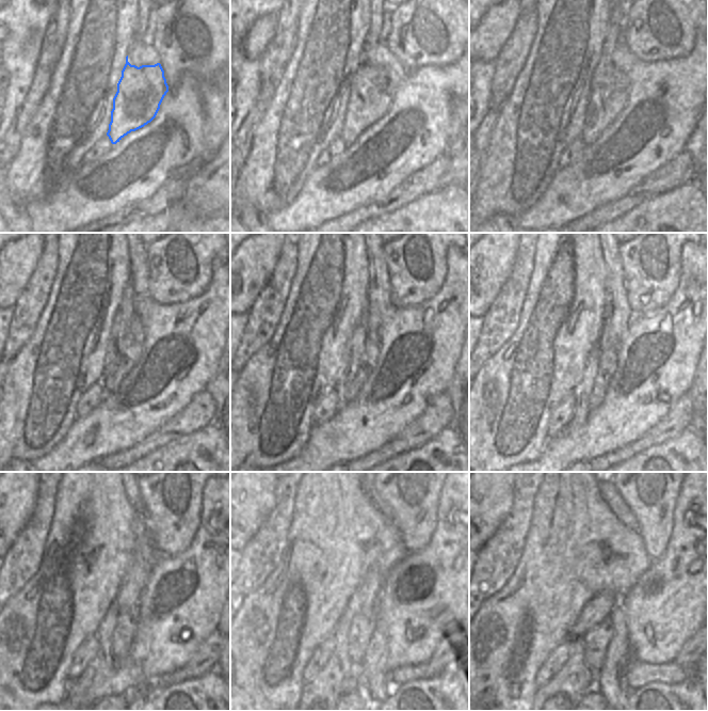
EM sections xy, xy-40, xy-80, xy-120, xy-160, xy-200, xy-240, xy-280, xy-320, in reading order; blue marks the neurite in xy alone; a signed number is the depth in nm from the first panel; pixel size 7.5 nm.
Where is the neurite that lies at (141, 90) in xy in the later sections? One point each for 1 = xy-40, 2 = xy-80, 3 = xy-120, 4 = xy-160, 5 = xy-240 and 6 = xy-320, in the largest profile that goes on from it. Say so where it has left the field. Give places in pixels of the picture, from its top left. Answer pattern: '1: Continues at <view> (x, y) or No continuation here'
1: Continues at xy-40 (373, 89)
2: Continues at xy-80 (610, 88)
3: Continues at xy-120 (127, 340)
4: Continues at xy-160 (363, 348)
5: Continues at xy-240 (125, 629)
6: Continues at xy-320 (596, 640)

